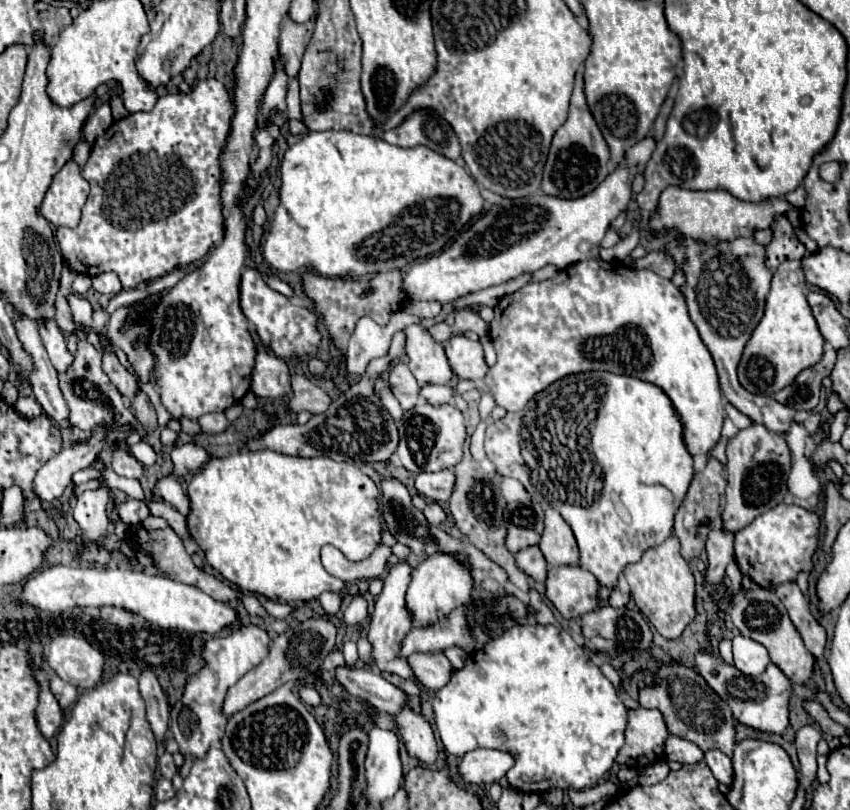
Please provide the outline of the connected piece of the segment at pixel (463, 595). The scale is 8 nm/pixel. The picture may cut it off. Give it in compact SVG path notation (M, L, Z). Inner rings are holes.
M436 553L434 557L426 557L412 573L412 581L406 595L406 605L412 611L412 617L420 625L430 625L440 617L446 617L452 609L468 603L472 599L474 579L470 575L470 565L460 563L450 553Z

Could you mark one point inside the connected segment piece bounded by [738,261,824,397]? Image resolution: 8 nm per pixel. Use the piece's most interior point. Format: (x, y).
(787, 340)

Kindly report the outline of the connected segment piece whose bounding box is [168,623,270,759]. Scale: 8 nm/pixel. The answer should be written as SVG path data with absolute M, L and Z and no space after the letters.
M234 625L226 635L214 635L200 647L206 665L192 673L186 681L182 697L172 705L170 711L170 733L180 745L180 753L192 753L196 759L204 757L212 741L220 741L228 717L222 715L222 703L228 687L232 687L246 671L254 669L268 655L270 637L258 625Z

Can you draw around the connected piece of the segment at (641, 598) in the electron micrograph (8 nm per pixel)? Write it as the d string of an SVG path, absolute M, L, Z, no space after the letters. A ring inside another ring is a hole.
M670 535L662 545L646 549L638 563L630 563L624 569L624 577L630 585L630 595L656 627L656 631L666 639L678 639L686 625L694 619L694 575L680 555L680 545L674 535Z

